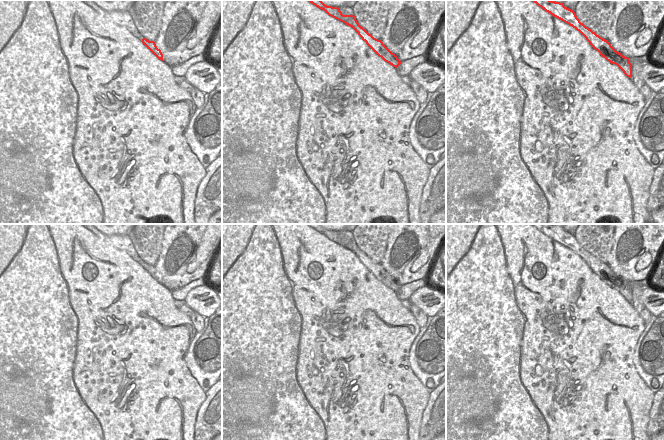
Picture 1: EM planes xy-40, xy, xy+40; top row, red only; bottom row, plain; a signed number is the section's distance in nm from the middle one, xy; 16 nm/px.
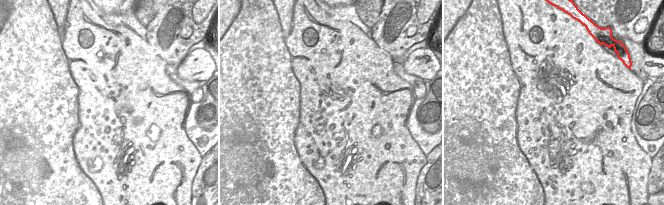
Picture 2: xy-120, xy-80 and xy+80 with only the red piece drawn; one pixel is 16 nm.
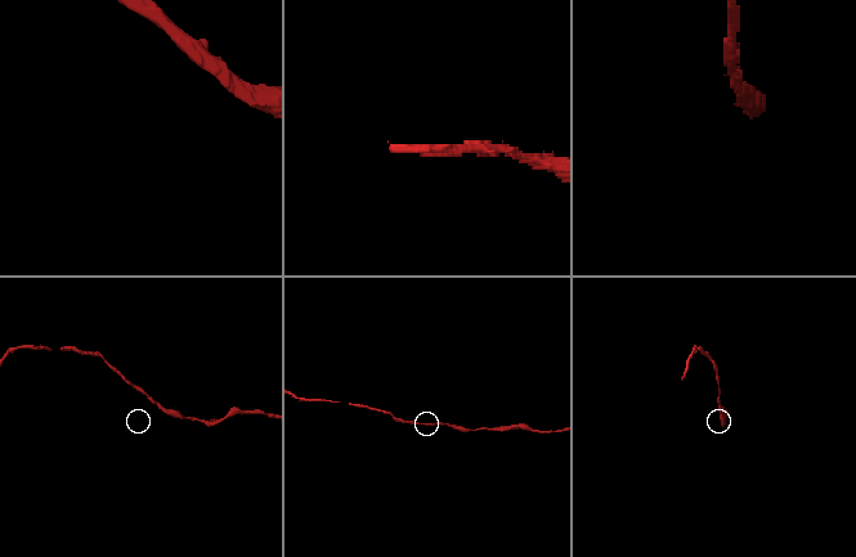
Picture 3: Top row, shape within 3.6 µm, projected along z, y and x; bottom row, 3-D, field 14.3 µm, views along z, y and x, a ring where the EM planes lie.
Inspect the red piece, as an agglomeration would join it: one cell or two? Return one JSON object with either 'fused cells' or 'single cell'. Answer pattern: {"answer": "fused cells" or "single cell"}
{"answer": "single cell"}

